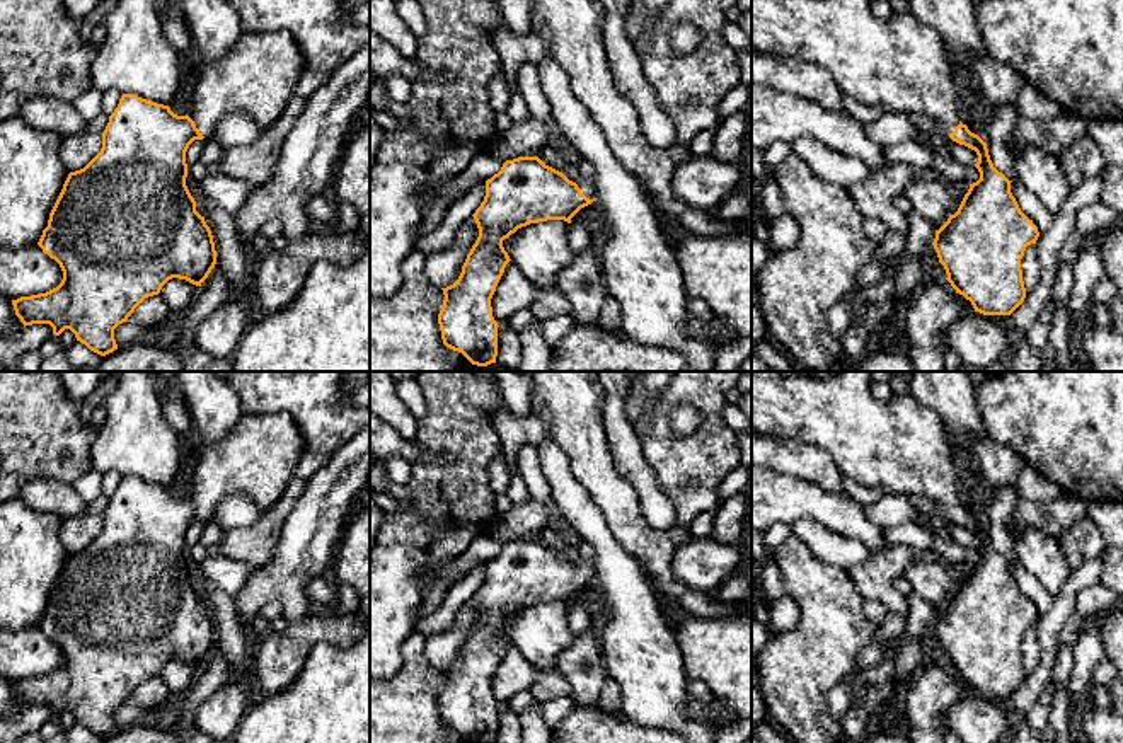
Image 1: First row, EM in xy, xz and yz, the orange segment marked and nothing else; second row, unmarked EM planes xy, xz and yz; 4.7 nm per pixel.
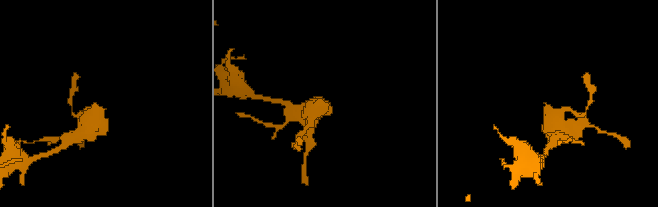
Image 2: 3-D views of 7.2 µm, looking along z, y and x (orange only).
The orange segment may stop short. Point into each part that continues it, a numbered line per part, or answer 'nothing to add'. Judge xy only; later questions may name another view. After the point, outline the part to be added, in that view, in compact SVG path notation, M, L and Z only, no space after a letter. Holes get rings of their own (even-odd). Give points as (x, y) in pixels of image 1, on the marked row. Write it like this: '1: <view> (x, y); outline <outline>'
1: xy (258, 75); outline M288 31L242 32L218 61L199 63L187 116L204 138L228 112L245 112L261 130L269 128L307 70Z

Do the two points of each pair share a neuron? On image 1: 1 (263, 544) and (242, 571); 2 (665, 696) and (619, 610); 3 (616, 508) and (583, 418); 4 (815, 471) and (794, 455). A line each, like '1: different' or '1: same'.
1: different
2: same
3: same
4: same

